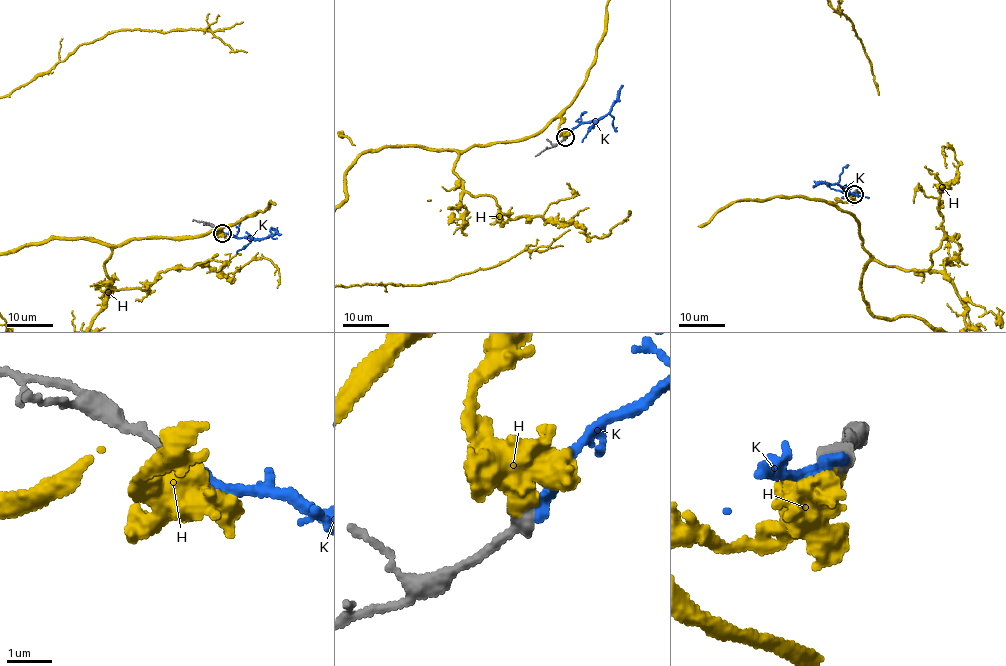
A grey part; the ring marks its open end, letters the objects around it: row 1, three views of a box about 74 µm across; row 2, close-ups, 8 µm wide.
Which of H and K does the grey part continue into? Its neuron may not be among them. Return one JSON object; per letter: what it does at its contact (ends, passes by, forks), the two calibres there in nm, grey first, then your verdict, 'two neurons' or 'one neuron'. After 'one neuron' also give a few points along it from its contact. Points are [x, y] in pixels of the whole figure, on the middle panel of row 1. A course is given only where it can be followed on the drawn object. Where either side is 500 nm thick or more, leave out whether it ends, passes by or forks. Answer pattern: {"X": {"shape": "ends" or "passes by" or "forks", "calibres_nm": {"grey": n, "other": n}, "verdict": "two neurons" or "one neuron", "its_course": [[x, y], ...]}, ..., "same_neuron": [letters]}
{"H": {"calibres_nm": {"grey": 500, "other": 650}, "verdict": "two neurons"}, "K": {"calibres_nm": {"grey": 500, "other": 280}, "verdict": "one neuron", "its_course": [[566, 138], [573, 127], [601, 119], [609, 112], [622, 85]]}, "same_neuron": ["K"]}

